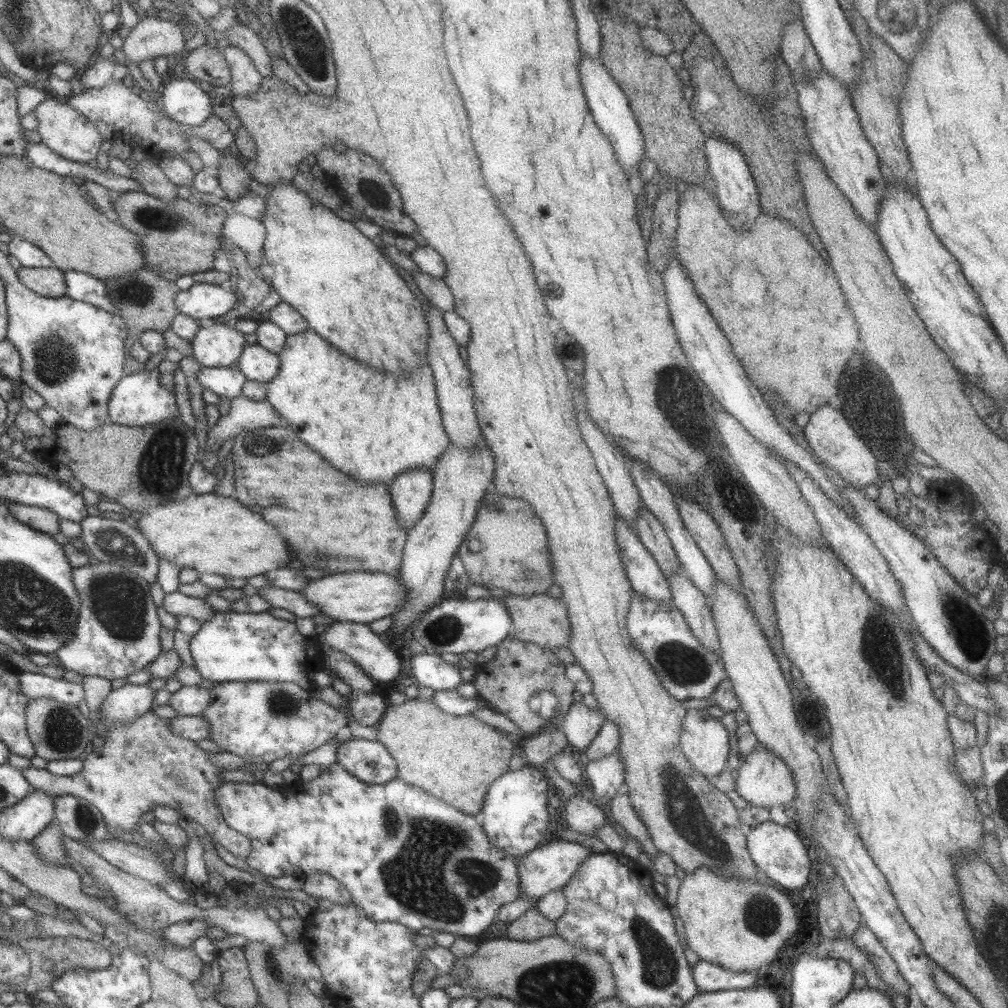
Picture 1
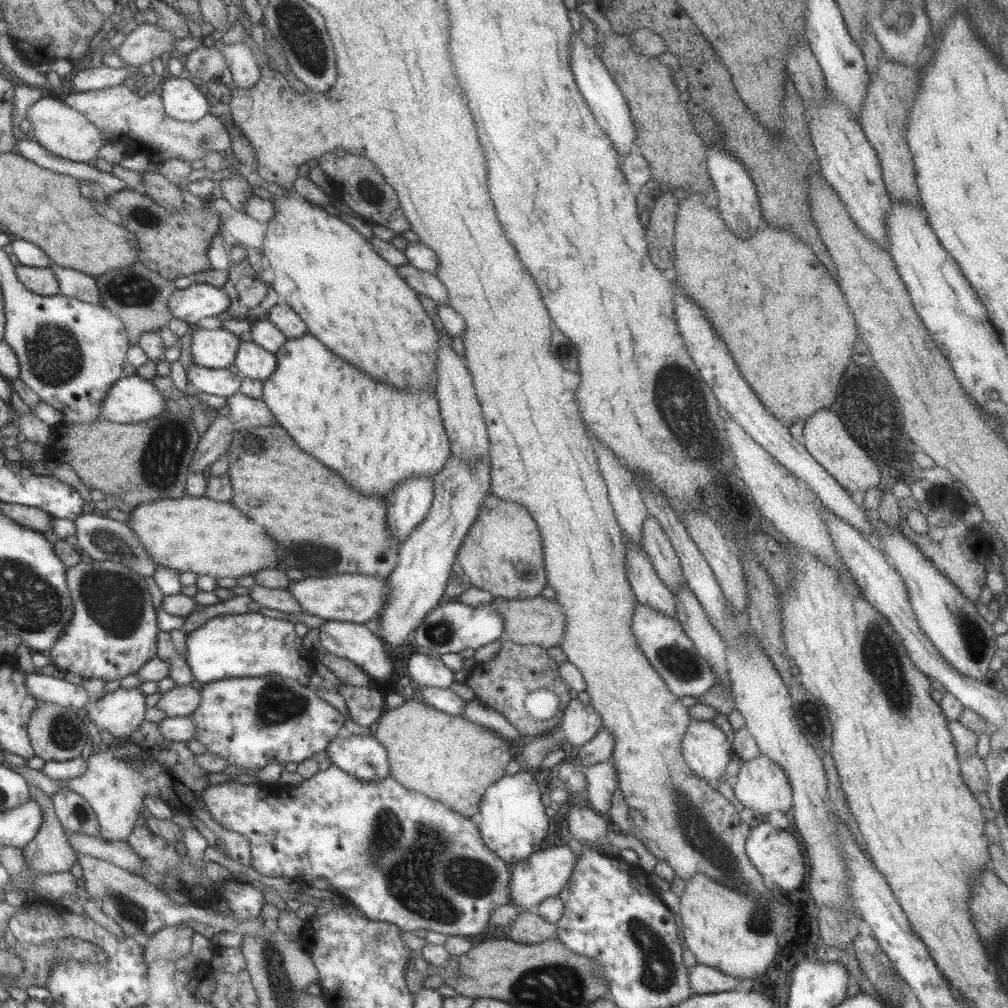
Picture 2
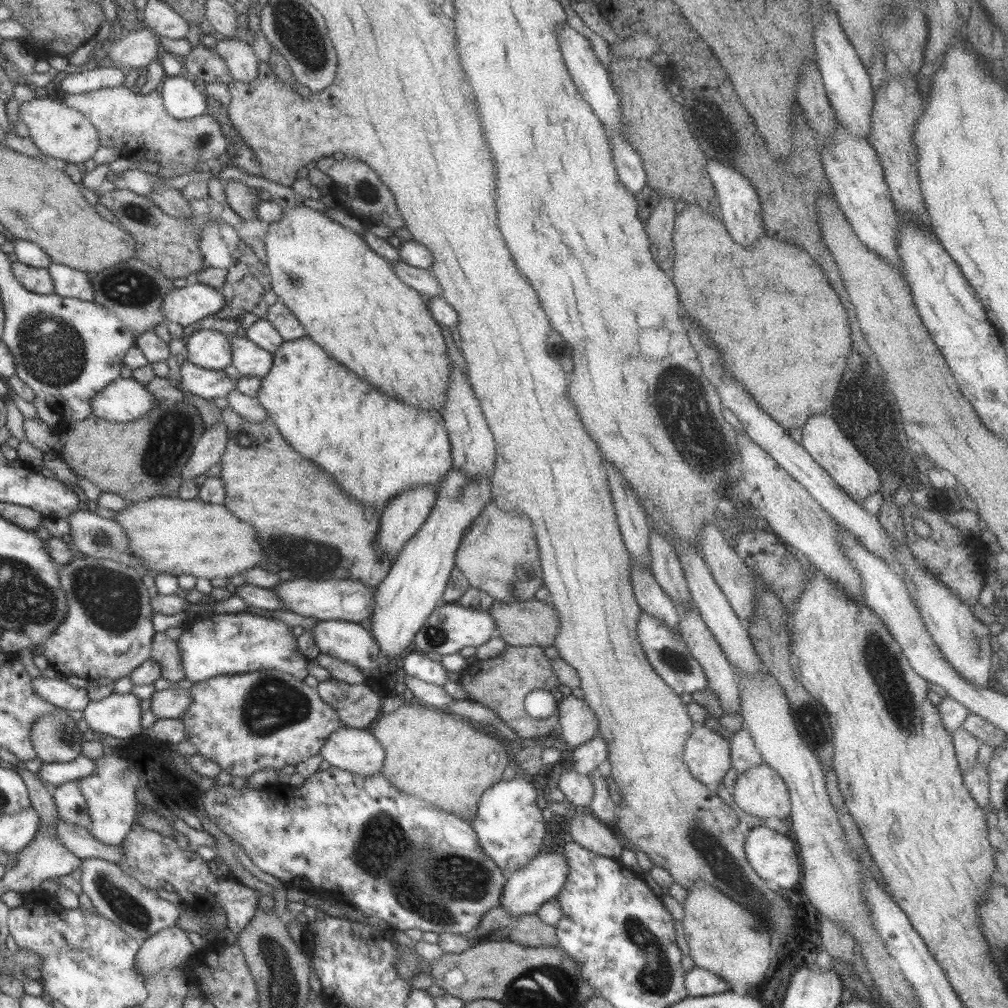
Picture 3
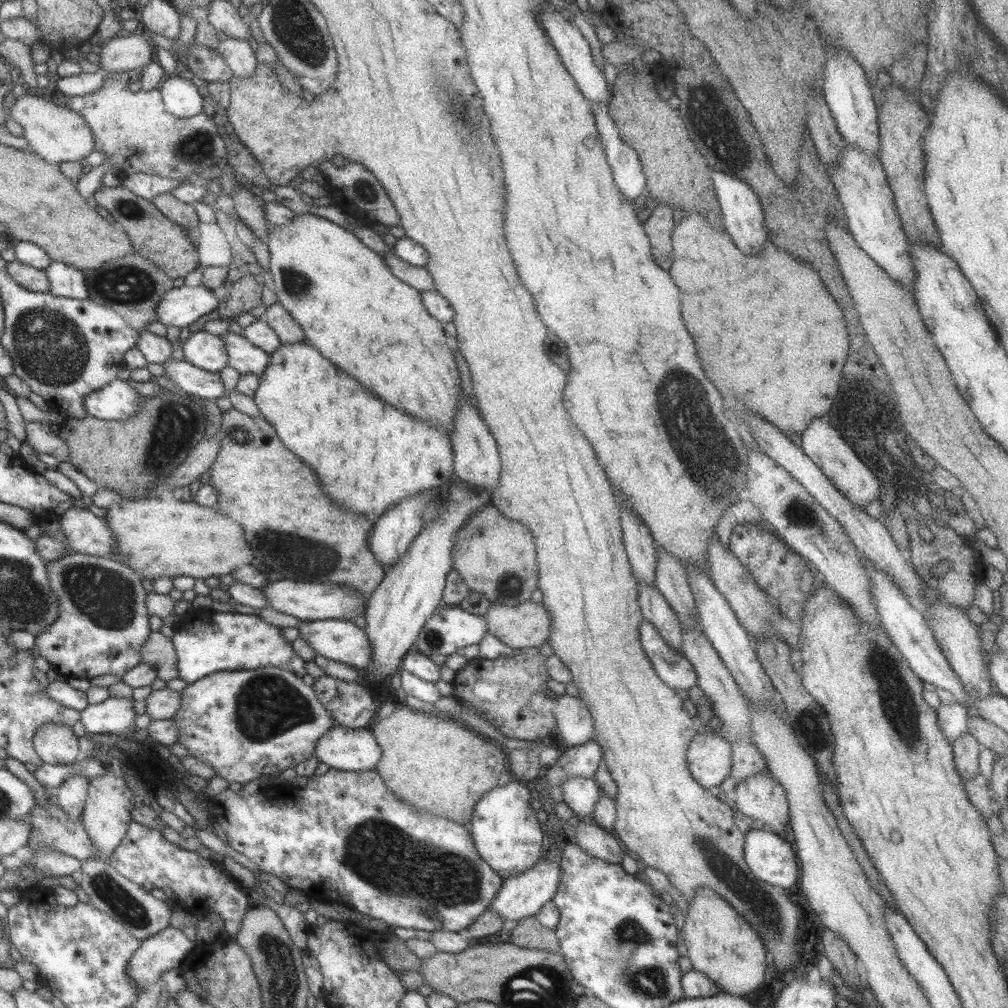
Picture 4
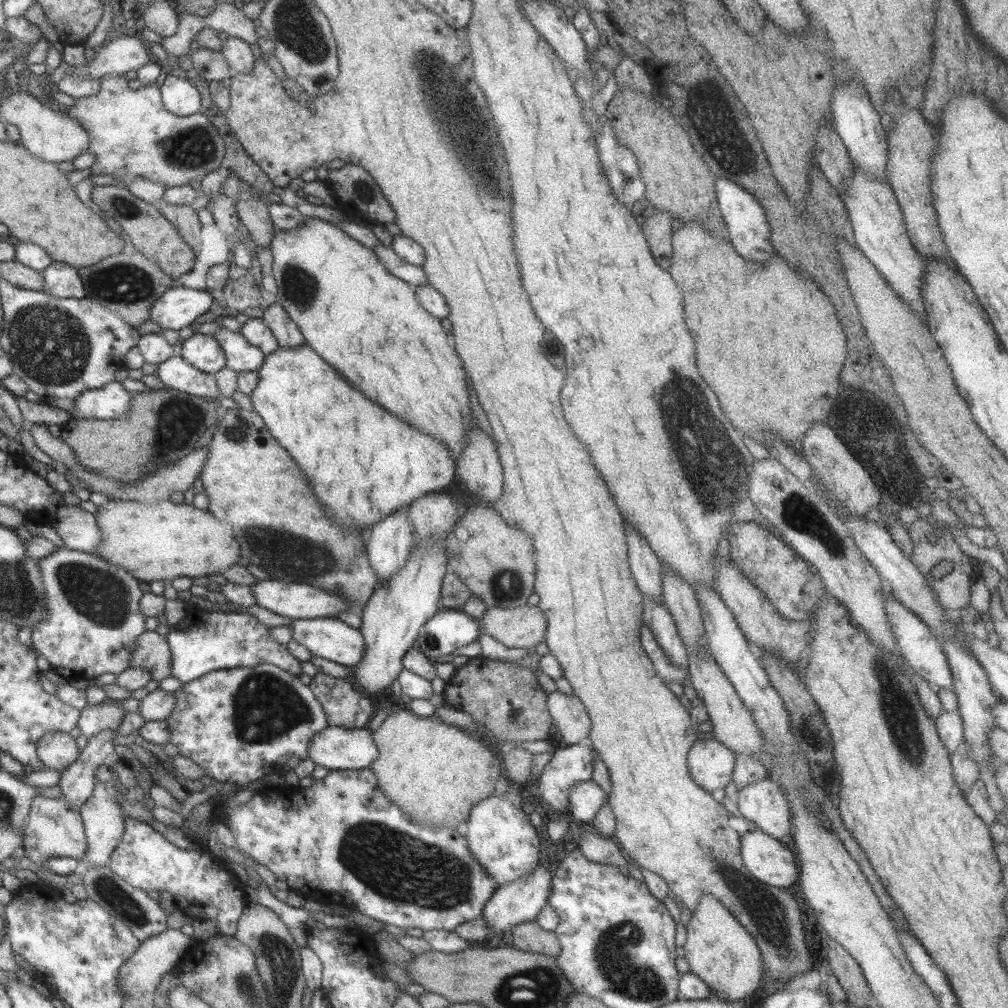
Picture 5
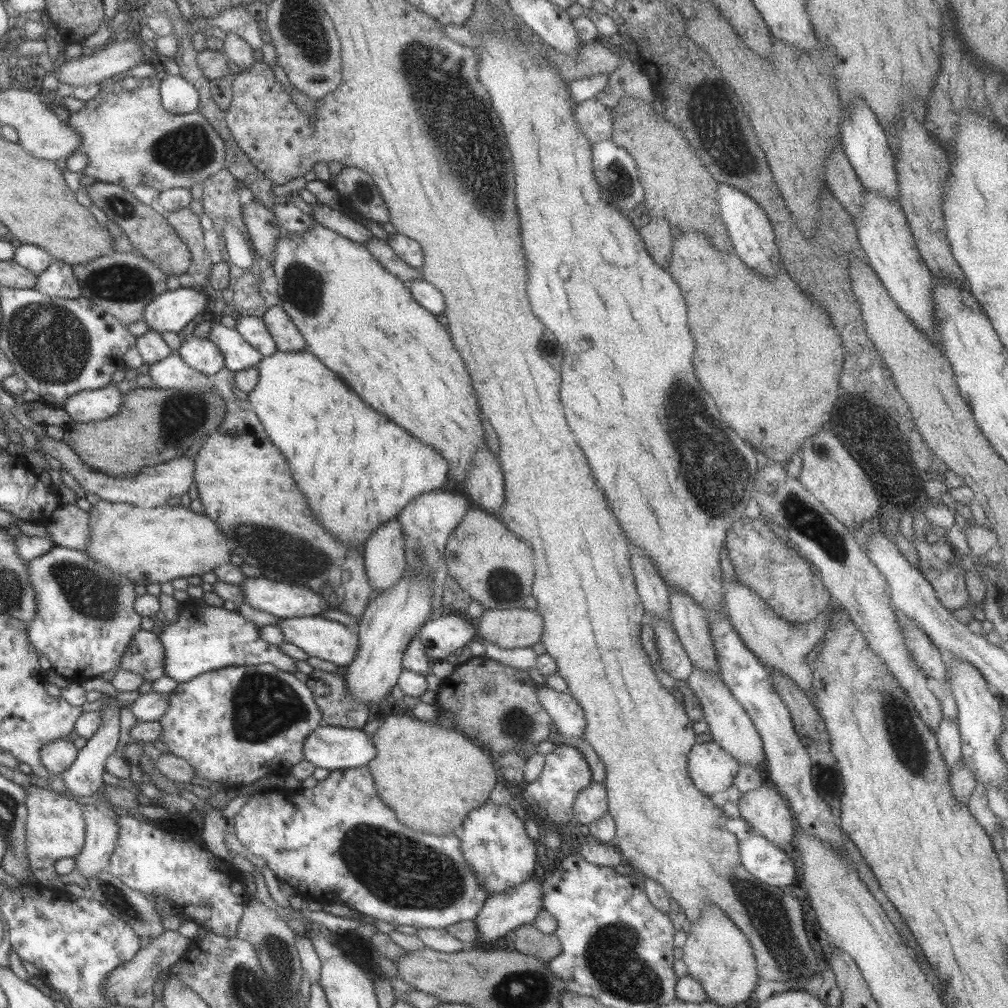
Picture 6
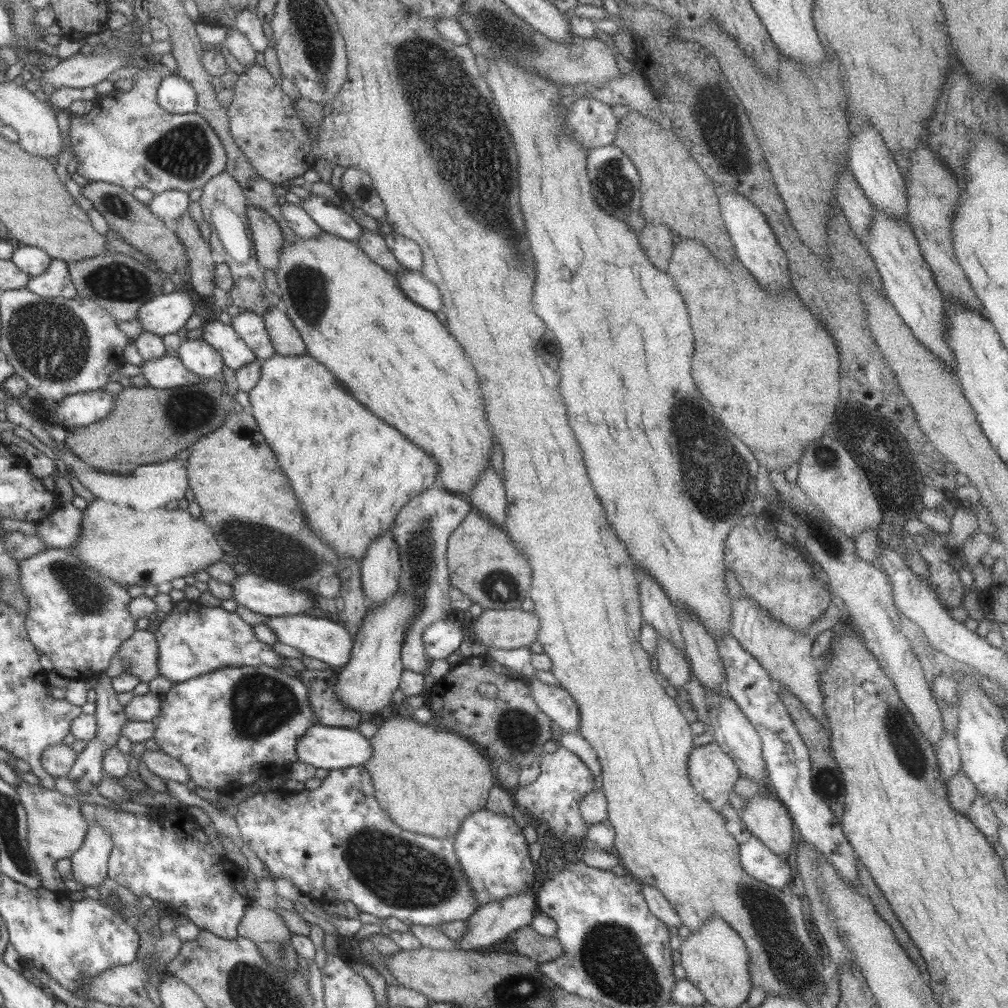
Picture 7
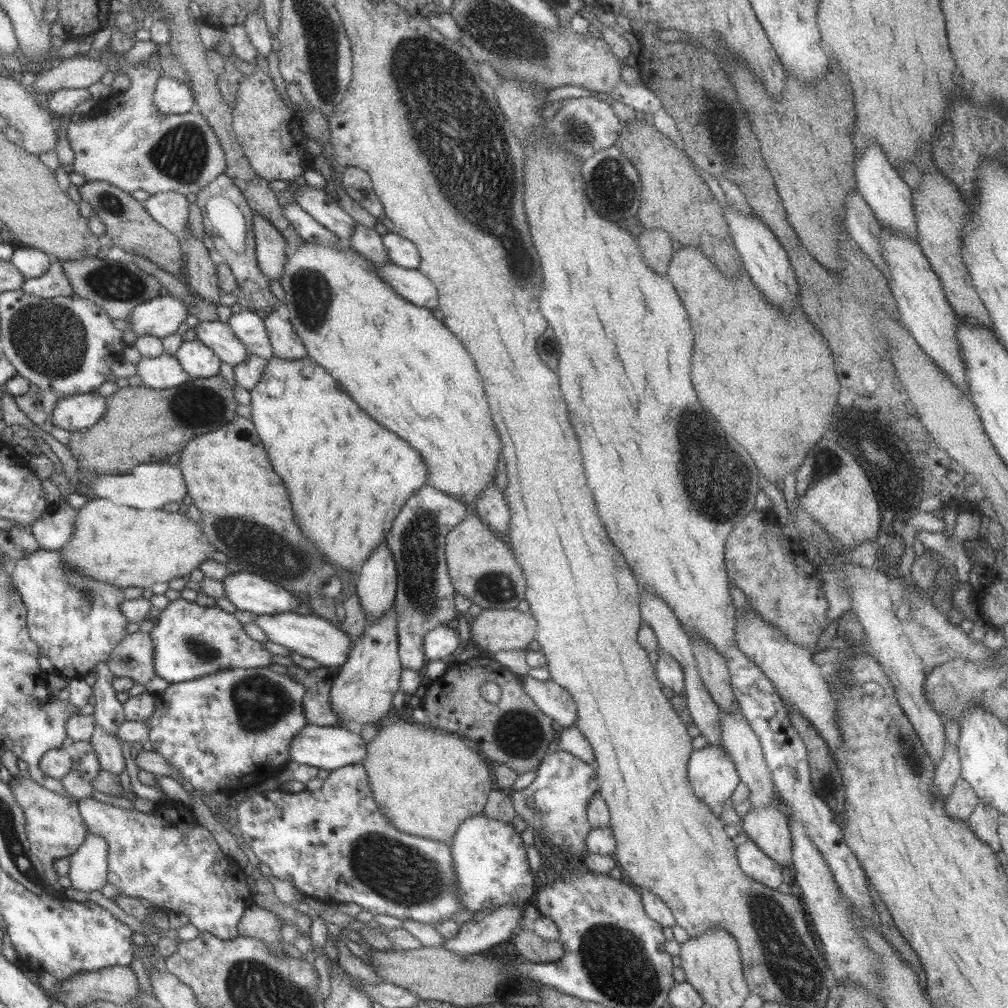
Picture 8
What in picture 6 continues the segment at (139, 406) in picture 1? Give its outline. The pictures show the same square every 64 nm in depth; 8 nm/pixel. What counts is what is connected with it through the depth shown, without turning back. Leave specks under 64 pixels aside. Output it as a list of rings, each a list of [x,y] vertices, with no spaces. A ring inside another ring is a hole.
[[[111,383],[104,388],[70,395],[60,409],[63,408],[74,422],[93,424],[114,416],[122,406],[122,395],[116,385]]]

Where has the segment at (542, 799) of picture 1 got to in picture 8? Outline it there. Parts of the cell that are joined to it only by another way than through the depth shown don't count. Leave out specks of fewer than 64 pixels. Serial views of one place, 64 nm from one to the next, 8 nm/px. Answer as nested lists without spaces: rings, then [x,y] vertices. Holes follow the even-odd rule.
[[[484,814],[472,816],[462,821],[449,844],[457,876],[457,898],[470,913],[532,901],[534,887],[542,881],[530,870],[522,837],[511,822],[492,820]]]

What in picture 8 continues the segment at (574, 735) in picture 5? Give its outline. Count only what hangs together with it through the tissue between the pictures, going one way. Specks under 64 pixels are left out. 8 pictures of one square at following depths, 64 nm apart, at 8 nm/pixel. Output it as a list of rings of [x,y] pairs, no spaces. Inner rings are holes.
[[[520,673],[524,692],[538,705],[538,708],[564,728],[575,724],[577,718],[576,701],[563,686],[552,679],[534,679]]]

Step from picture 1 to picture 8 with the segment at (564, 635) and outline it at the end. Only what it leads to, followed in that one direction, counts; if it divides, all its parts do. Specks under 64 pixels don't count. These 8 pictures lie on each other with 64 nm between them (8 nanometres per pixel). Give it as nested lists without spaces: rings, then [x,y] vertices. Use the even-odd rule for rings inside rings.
[[[482,609],[473,621],[471,637],[484,654],[501,650],[523,652],[536,638],[538,623],[530,612]]]

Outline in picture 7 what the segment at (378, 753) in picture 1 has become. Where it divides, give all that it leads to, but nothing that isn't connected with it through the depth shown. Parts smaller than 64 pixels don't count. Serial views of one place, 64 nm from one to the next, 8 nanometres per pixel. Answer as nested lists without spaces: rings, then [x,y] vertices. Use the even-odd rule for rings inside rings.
[[[318,722],[306,730],[306,734],[298,740],[296,746],[298,762],[328,771],[363,765],[373,753],[370,740],[364,738],[360,732],[354,732],[349,727],[324,726]]]

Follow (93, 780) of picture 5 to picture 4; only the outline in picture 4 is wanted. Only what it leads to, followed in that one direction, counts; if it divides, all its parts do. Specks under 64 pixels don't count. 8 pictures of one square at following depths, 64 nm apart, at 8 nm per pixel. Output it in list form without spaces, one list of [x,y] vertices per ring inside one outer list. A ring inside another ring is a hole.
[[[76,773],[69,776],[59,787],[54,801],[63,808],[74,820],[80,819],[87,803],[88,789],[91,778]]]

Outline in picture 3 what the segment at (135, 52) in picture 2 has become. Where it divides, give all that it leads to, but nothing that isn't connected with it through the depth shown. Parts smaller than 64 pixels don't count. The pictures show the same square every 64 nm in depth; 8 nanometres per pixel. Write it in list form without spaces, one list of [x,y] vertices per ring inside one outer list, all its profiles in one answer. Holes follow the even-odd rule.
[[[142,26],[130,31],[125,38],[105,45],[116,67],[127,71],[141,72],[153,61],[157,61],[158,48],[162,45],[160,36]]]

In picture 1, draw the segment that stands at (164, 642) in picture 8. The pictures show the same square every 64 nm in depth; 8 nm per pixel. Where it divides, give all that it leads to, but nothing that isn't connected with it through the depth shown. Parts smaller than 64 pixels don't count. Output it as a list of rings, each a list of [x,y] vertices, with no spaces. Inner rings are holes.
[[[217,611],[189,641],[196,670],[204,680],[211,680],[212,682],[278,681],[281,683],[296,683],[303,689],[308,690],[315,687],[314,674],[324,670],[324,664],[319,654],[319,643],[316,638],[300,635],[294,621],[273,617],[267,611],[259,613]]]

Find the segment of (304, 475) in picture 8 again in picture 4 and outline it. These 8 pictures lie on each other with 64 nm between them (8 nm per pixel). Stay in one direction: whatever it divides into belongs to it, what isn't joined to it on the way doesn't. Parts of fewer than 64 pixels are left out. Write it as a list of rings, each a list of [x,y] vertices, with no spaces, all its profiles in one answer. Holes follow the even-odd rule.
[[[306,340],[297,342],[296,344],[281,344],[269,355],[270,362],[268,363],[268,366],[266,366],[265,371],[261,374],[258,388],[252,397],[258,405],[261,415],[276,429],[278,438],[280,438],[280,440],[286,445],[286,448],[289,448],[294,455],[298,456],[298,458],[302,458],[302,462],[304,462],[304,464],[308,464],[308,466],[316,472],[316,476],[318,476],[318,478],[320,478],[320,482],[322,482],[324,492],[326,492],[326,494],[328,494],[334,502],[338,502],[338,504],[340,504],[340,506],[344,506],[344,508],[350,508],[350,510],[352,510],[352,512],[356,512],[356,514],[364,514],[364,516],[368,516],[368,518],[374,518],[374,516],[382,516],[386,510],[391,509],[394,505],[400,503],[400,501],[418,496],[420,492],[436,491],[438,487],[442,485],[448,485],[449,487],[447,493],[448,497],[444,496],[444,498],[446,498],[446,500],[444,500],[445,508],[443,508],[443,512],[440,512],[440,517],[438,517],[438,519],[434,519],[432,523],[428,523],[428,525],[423,526],[420,535],[416,537],[416,540],[414,540],[414,542],[410,545],[410,548],[406,551],[406,554],[404,554],[395,566],[392,566],[386,570],[382,582],[378,584],[377,588],[374,590],[374,593],[367,598],[368,604],[366,604],[366,609],[364,612],[364,618],[366,619],[365,633],[370,641],[372,652],[371,663],[364,668],[366,670],[365,680],[372,682],[372,684],[374,684],[374,682],[376,682],[376,684],[378,684],[378,682],[384,682],[384,680],[388,680],[388,678],[390,678],[390,676],[392,676],[392,674],[400,668],[400,662],[402,662],[404,654],[414,649],[415,642],[420,636],[420,631],[422,630],[423,625],[426,624],[426,621],[439,608],[440,602],[443,598],[443,592],[446,588],[445,582],[448,573],[453,569],[453,554],[451,552],[453,551],[453,544],[455,543],[456,538],[458,538],[458,532],[460,532],[460,528],[466,524],[466,520],[468,520],[470,516],[474,516],[476,511],[479,511],[480,507],[490,504],[490,493],[488,493],[488,491],[481,493],[480,490],[474,489],[474,487],[470,487],[467,483],[455,478],[454,447],[453,442],[450,440],[450,437],[448,437],[448,434],[439,428],[433,428],[433,426],[430,426],[429,424],[424,424],[421,420],[418,420],[405,412],[400,412],[397,408],[394,410],[393,406],[388,406],[388,404],[384,404],[382,400],[378,400],[376,396],[368,394],[368,392],[362,388],[362,384],[358,384],[358,380],[354,380],[354,378],[350,378],[346,372],[338,370],[338,368],[336,368],[330,360],[328,360],[325,356],[322,356],[322,353],[318,352],[318,349],[314,348],[314,346]]]

